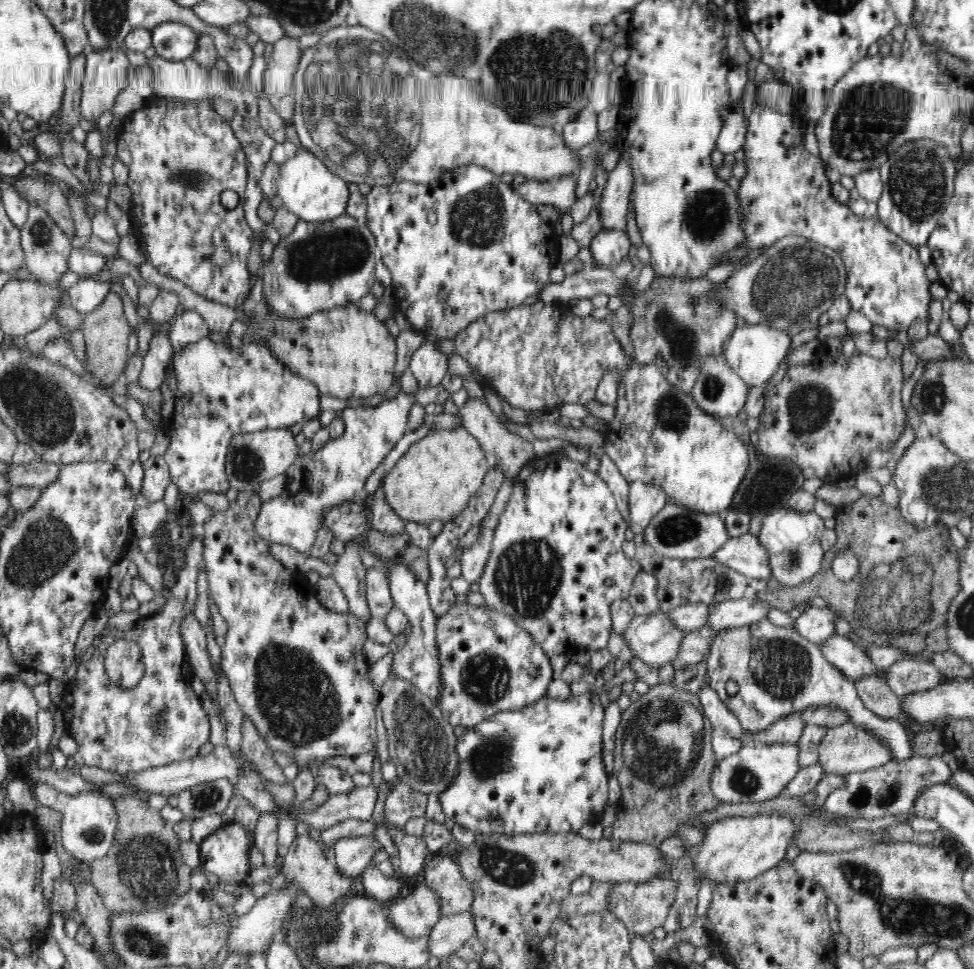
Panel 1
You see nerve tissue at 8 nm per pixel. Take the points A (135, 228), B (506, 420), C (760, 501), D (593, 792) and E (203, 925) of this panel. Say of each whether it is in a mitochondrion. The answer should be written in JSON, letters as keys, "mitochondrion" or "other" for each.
{"A":"other","B":"other","C":"other","D":"other","E":"other"}

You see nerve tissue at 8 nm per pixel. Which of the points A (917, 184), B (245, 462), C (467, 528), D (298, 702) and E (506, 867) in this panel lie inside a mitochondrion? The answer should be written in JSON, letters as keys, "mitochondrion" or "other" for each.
{"A":"mitochondrion","B":"mitochondrion","C":"other","D":"mitochondrion","E":"mitochondrion"}

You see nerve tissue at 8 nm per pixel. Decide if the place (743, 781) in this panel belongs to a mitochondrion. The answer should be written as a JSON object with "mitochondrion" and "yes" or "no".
{"mitochondrion":"yes"}

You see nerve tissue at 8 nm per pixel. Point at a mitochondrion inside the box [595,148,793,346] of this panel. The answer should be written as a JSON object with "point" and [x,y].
{"point":[707,216]}

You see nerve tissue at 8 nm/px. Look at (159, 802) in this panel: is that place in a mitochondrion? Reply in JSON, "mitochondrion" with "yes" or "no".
{"mitochondrion":"no"}

